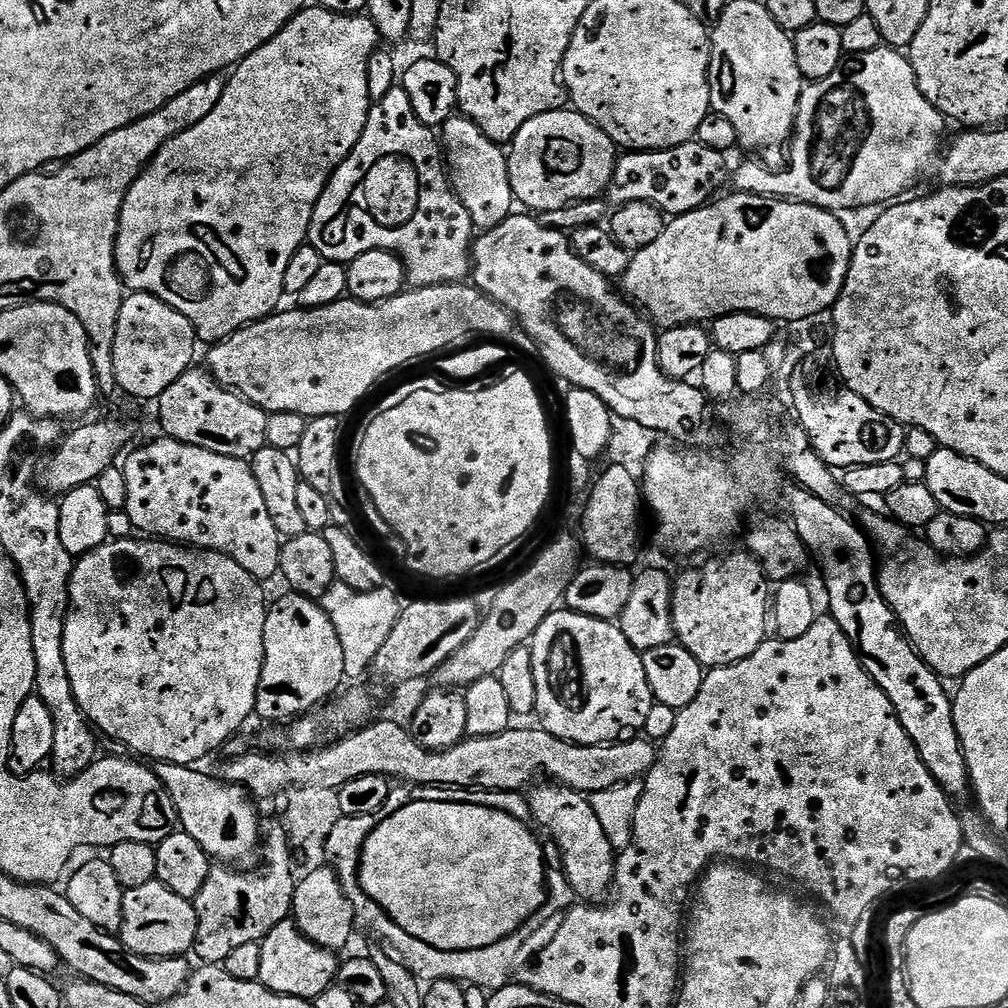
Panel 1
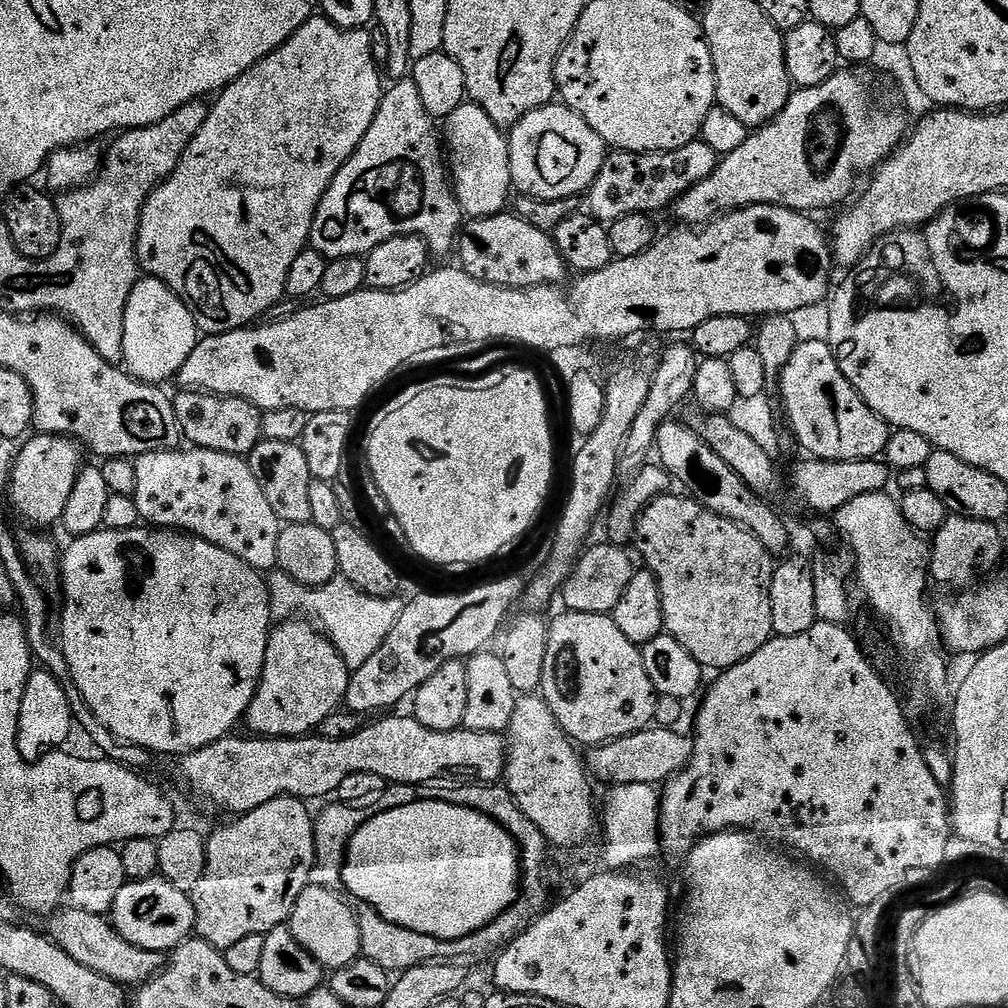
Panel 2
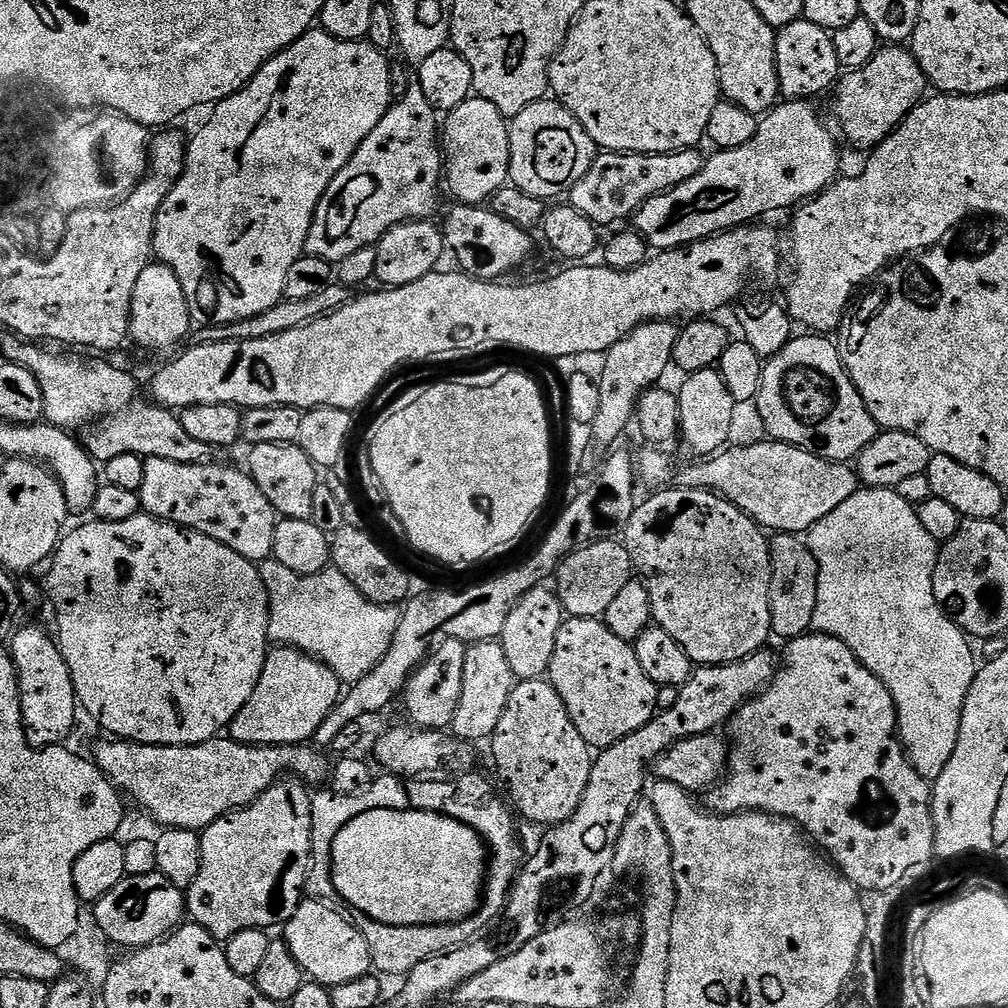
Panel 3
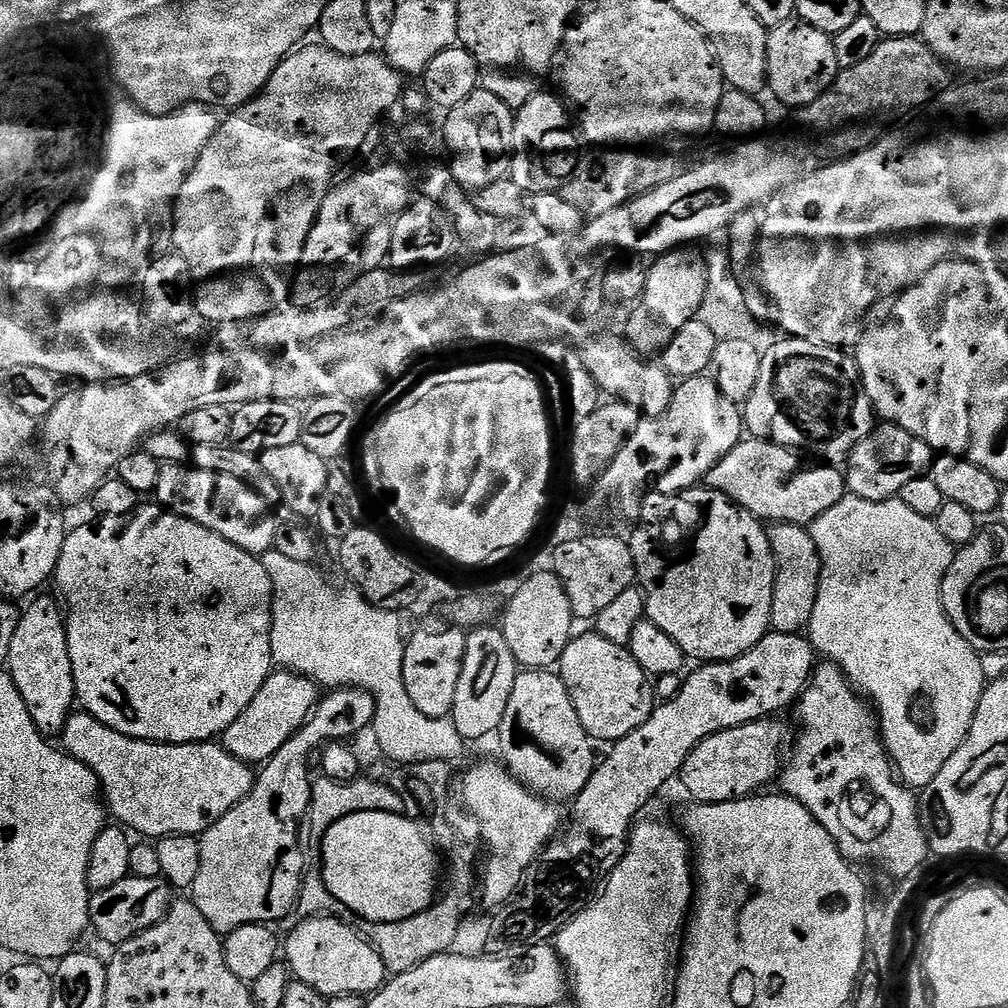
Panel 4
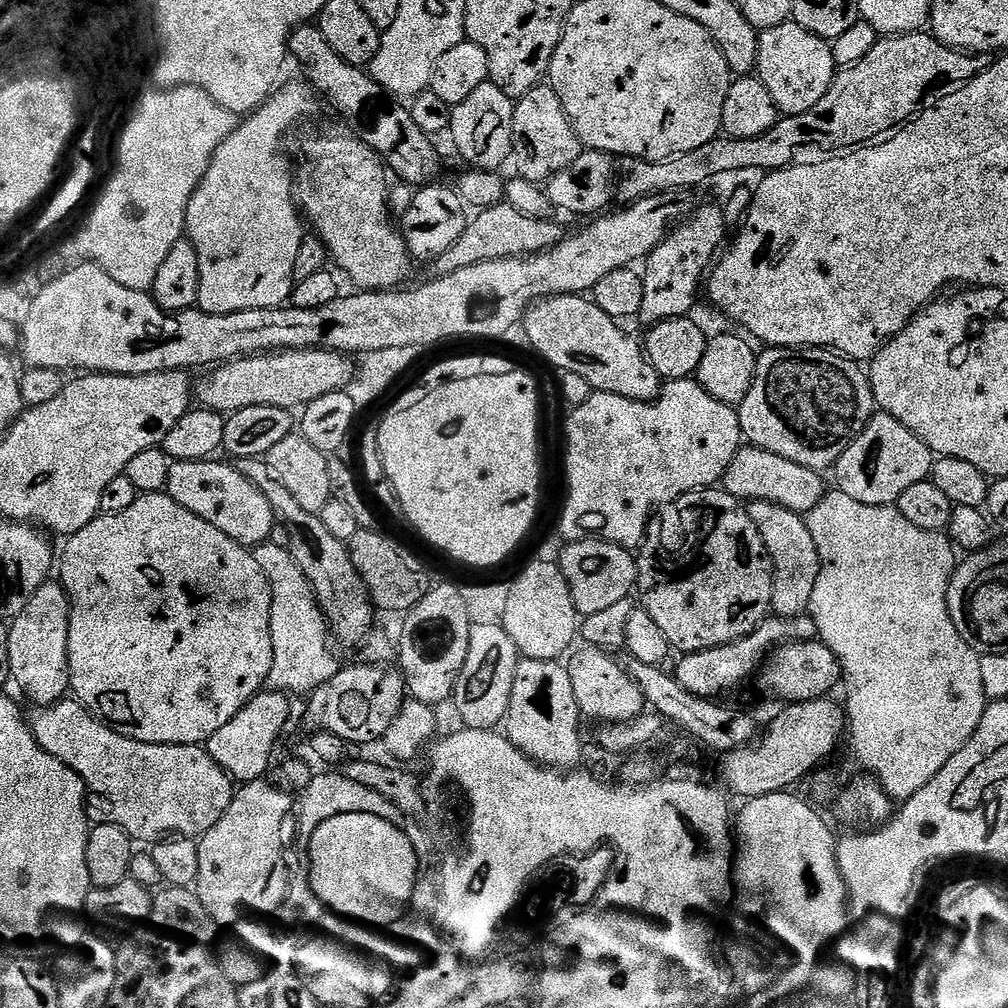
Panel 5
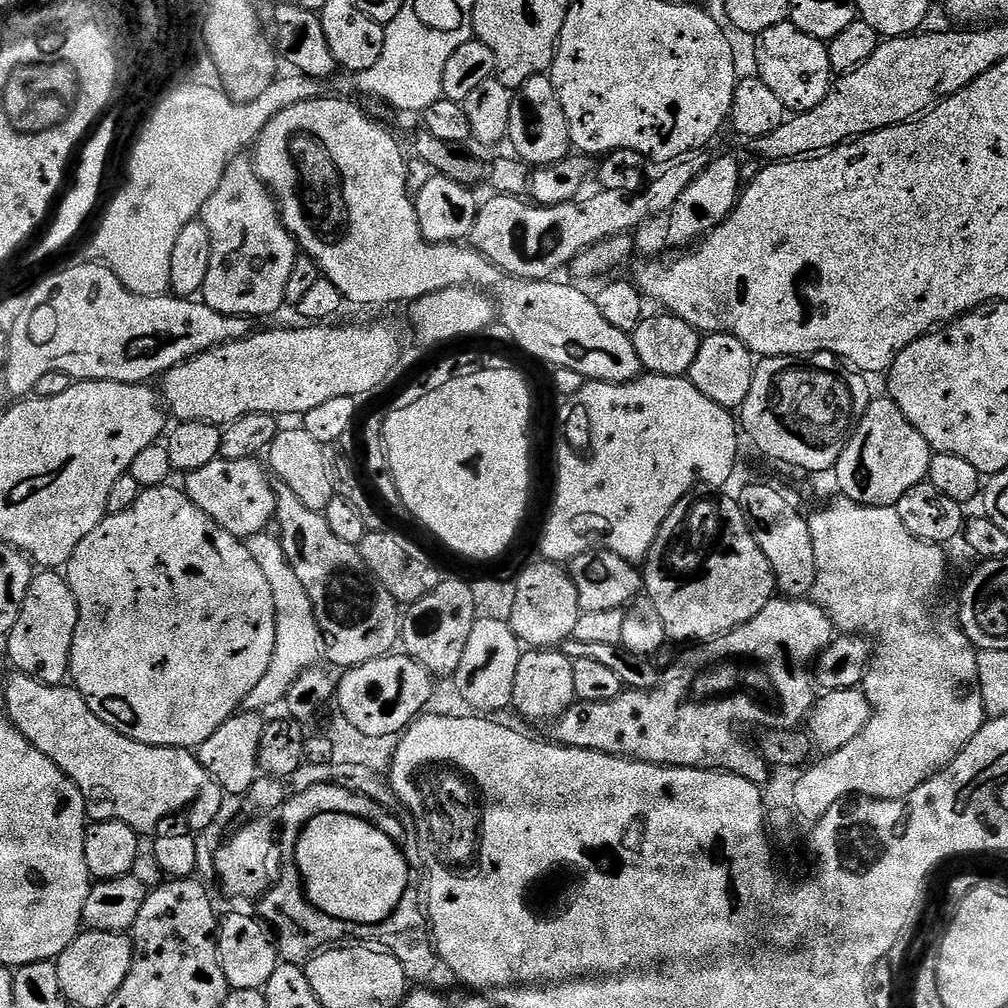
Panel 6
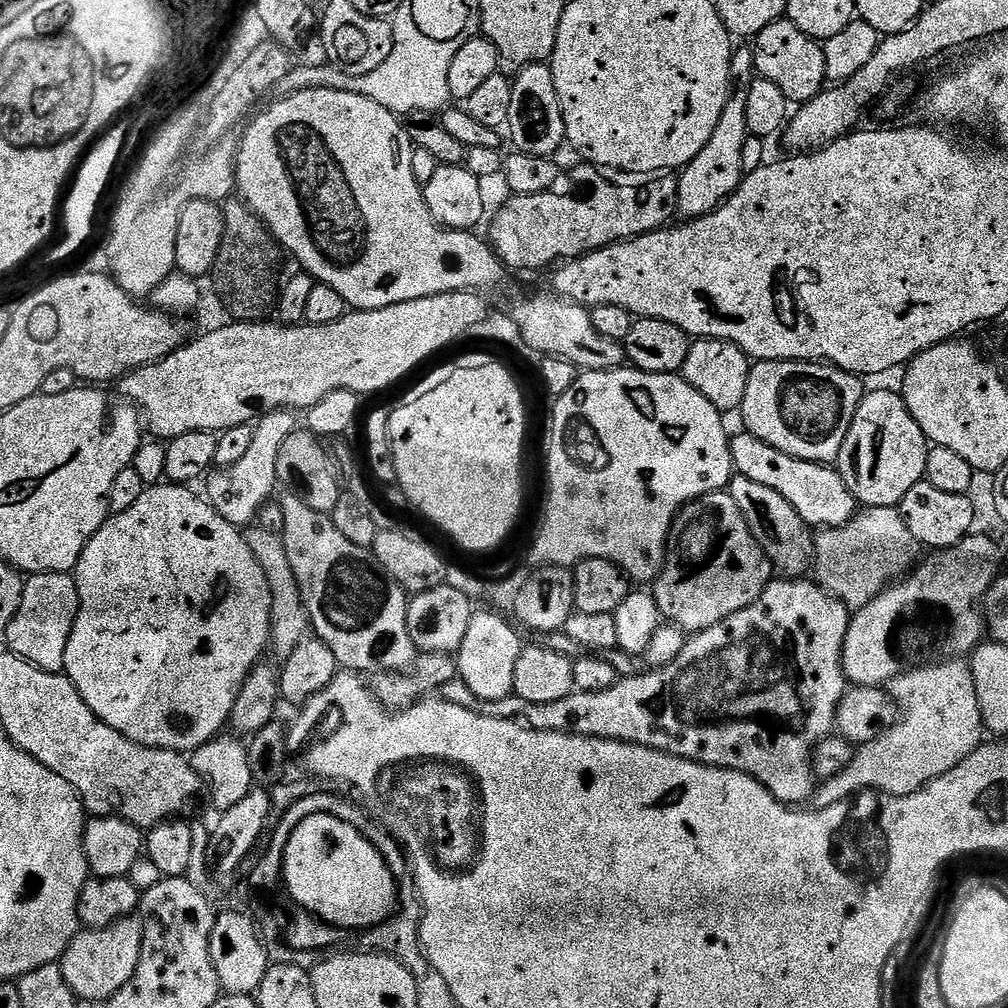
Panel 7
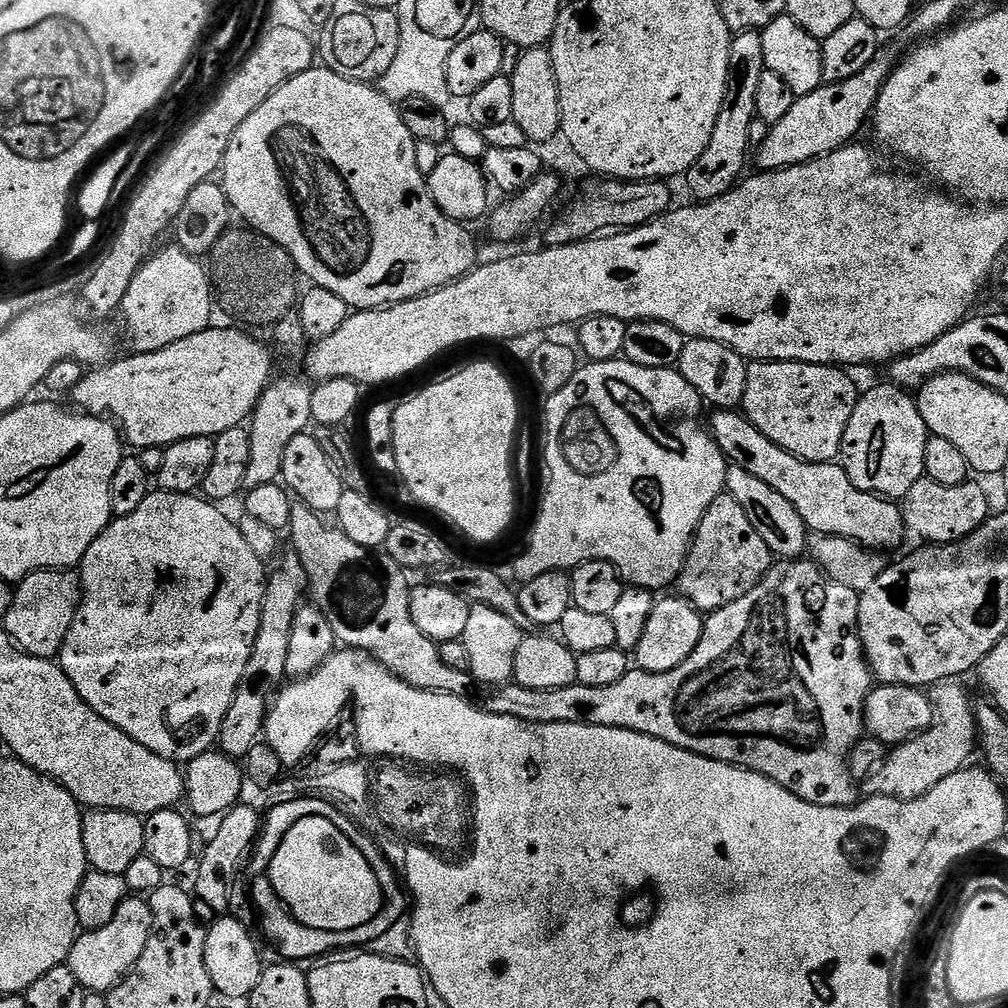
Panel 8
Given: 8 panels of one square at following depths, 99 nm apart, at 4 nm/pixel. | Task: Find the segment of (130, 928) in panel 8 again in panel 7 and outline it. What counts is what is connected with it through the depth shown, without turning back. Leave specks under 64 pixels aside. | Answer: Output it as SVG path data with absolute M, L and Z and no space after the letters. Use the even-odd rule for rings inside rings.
M125 918L105 928L89 928L77 932L58 961L73 994L80 1000L95 1002L106 1002L118 994L118 990L122 990L122 986L134 978L134 970L142 954L143 937L144 930L136 918Z

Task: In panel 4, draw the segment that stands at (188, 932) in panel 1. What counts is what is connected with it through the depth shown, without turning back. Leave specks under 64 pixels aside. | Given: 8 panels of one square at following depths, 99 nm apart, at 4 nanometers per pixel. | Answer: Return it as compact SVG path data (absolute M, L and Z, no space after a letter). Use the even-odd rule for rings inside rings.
M129 874L122 882L118 882L118 886L91 893L88 901L91 931L96 931L109 946L121 944L163 920L173 899L174 892L167 880L138 878Z

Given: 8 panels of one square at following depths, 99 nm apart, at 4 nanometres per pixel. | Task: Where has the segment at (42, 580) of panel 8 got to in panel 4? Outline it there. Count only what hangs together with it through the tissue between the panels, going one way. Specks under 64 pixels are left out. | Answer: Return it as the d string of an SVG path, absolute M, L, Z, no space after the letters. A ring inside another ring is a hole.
M39 596L31 601L33 604L28 609L25 607L20 613L18 630L14 630L14 638L10 642L6 671L18 694L22 694L22 702L26 702L26 710L30 710L30 718L40 735L53 738L63 733L74 711L77 703L76 687L68 653L65 613L55 599L52 601L48 596Z

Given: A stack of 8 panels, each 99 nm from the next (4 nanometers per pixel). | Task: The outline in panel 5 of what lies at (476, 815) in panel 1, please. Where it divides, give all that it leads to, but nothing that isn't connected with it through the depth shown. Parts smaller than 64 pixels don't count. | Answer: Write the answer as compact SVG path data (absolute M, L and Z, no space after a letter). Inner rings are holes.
M338 814L322 822L318 830L314 830L307 844L306 879L316 897L327 908L331 908L337 917L345 916L348 920L356 920L352 922L384 930L409 910L419 874L419 858L416 857L415 846L403 827L392 825L382 818L374 818L374 814Z

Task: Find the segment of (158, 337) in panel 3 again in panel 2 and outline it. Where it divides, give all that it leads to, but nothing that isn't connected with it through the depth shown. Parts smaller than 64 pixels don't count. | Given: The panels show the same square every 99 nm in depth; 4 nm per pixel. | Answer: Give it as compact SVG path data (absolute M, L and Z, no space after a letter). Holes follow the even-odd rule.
M144 276L137 279L134 290L130 290L130 298L126 298L126 314L122 322L122 361L123 367L129 376L140 380L143 384L157 386L167 385L167 380L175 381L179 377L182 366L186 366L186 358L194 350L198 339L198 329L194 314L188 309L184 300L166 282L157 276Z

